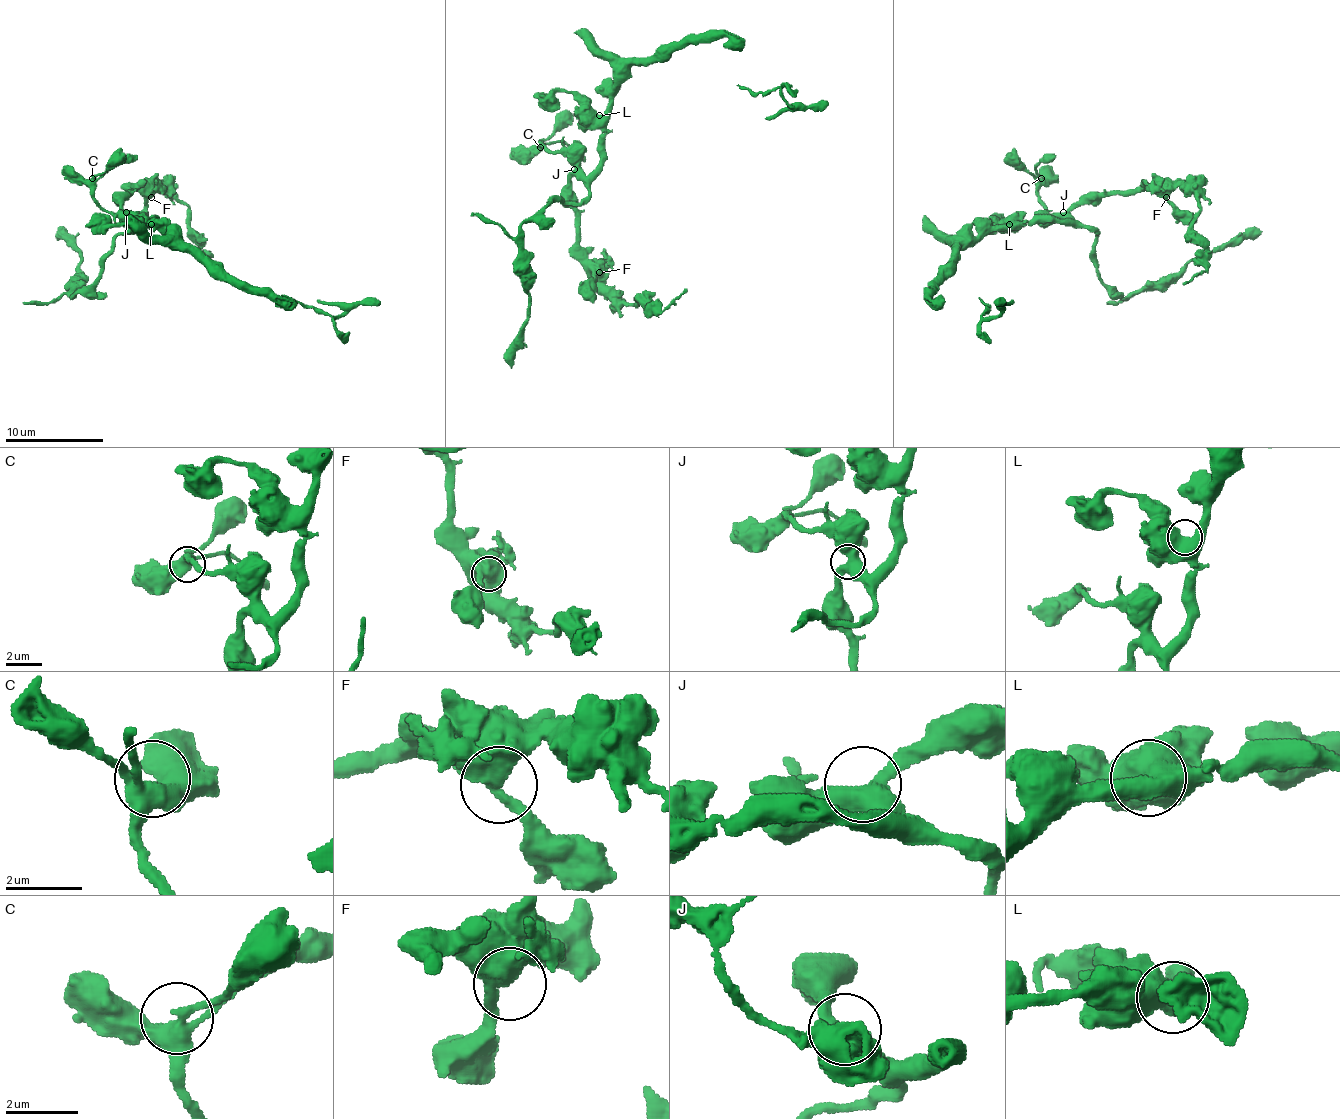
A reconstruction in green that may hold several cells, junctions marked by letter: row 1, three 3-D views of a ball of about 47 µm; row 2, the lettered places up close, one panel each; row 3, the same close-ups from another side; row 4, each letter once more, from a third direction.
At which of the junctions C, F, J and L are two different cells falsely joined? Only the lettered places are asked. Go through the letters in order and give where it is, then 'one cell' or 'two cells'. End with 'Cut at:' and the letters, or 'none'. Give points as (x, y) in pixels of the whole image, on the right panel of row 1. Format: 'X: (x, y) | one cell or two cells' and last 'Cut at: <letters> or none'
C: (1041, 178) | one cell
F: (1166, 197) | one cell
J: (1063, 212) | one cell
L: (1009, 224) | one cell
Cut at: none

